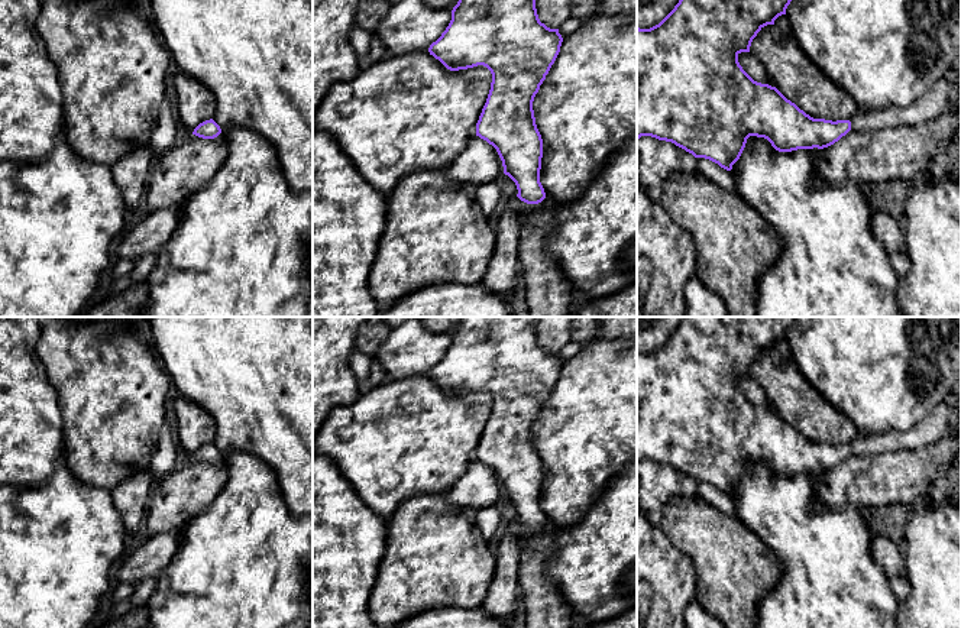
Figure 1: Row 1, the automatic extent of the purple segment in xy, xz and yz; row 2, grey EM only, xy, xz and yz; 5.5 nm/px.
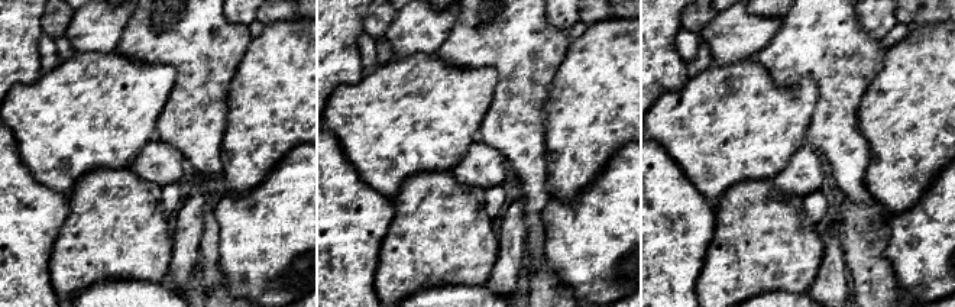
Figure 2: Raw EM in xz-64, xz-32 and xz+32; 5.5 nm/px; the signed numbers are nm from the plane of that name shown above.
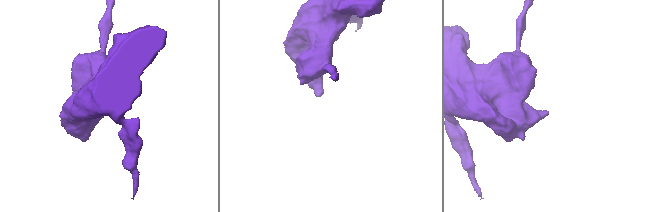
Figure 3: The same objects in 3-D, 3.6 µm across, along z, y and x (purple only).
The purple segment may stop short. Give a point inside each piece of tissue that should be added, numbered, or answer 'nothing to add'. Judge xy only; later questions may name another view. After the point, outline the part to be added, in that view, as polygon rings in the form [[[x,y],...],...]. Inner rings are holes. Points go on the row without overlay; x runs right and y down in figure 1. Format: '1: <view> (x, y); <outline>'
nothing to add

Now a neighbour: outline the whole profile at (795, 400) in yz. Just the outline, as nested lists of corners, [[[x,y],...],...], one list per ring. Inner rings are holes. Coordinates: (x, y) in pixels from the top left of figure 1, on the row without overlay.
[[[774,349],[761,352],[751,366],[750,376],[767,394],[769,402],[774,407],[776,412],[810,441],[837,446],[851,444],[857,438],[865,437],[847,415],[831,405],[800,375],[793,359],[784,359]]]

